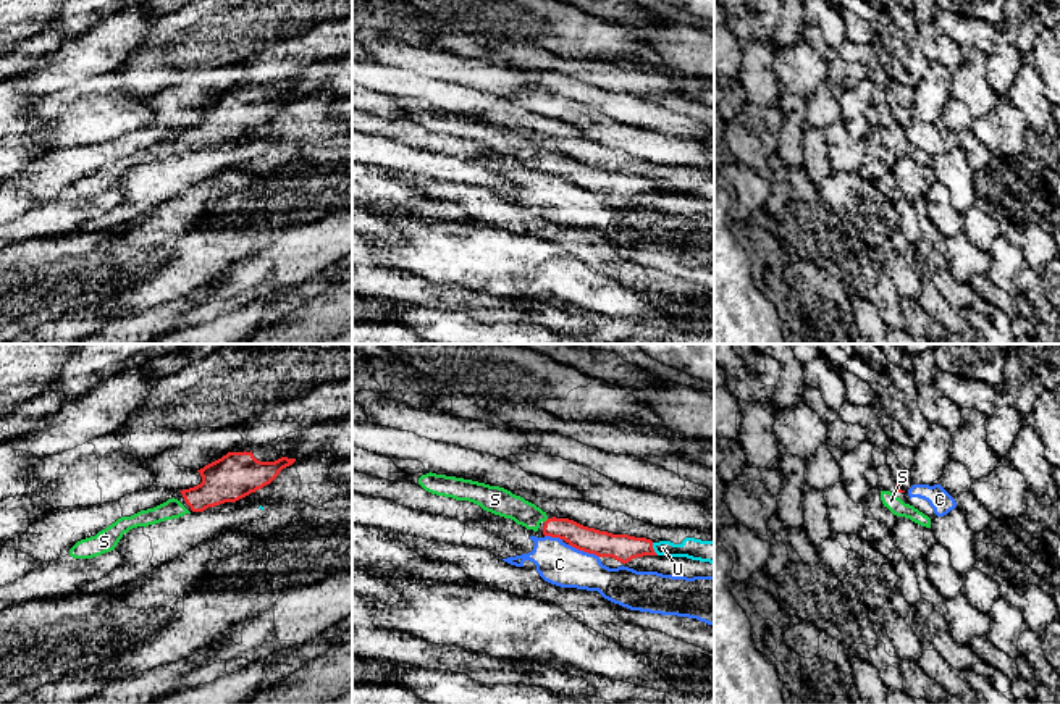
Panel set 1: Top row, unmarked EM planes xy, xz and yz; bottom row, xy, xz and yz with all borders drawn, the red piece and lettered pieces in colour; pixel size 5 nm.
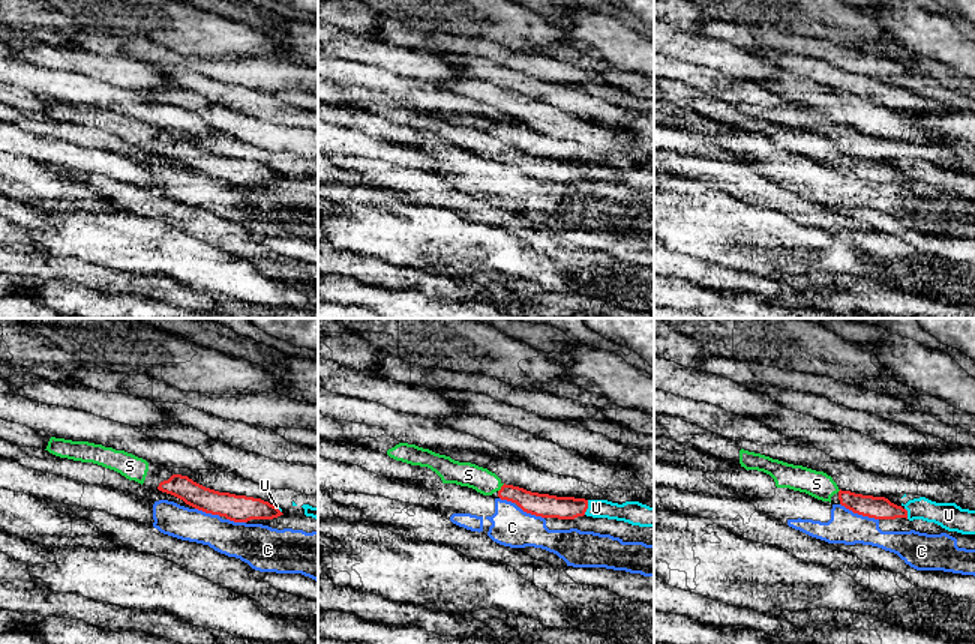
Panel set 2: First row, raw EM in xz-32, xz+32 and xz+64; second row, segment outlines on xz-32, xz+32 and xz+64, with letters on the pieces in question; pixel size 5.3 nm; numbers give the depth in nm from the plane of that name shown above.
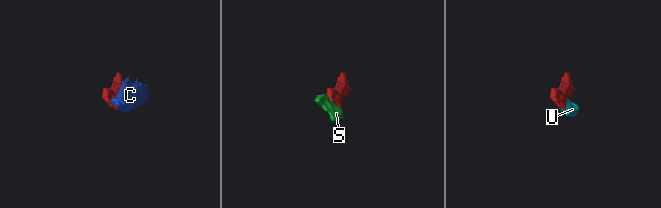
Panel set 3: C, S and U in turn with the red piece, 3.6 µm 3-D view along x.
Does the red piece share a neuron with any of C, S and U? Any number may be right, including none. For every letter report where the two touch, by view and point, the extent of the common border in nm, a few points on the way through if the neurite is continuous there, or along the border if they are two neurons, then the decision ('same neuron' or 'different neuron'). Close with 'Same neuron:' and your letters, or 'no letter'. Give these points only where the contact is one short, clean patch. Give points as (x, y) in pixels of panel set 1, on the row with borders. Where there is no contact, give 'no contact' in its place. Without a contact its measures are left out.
C: meets red in xz at (584, 551); contact 170 nm long; different neuron
S: meets red in xz at (546, 520); contact 30 nm long; runs through xz (588, 540), (556, 528), (546, 520), (503, 502); same neuron
U: meets red in xz at (653, 549); contact 70 nm long; border along xz (651, 543), (658, 554); different neuron
Same neuron: S

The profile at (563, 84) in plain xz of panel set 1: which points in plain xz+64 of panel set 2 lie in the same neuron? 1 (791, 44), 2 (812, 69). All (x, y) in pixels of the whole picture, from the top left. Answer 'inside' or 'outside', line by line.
1: outside
2: inside

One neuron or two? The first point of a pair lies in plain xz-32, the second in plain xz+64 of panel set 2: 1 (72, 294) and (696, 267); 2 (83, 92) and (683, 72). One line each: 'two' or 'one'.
1: two
2: one

